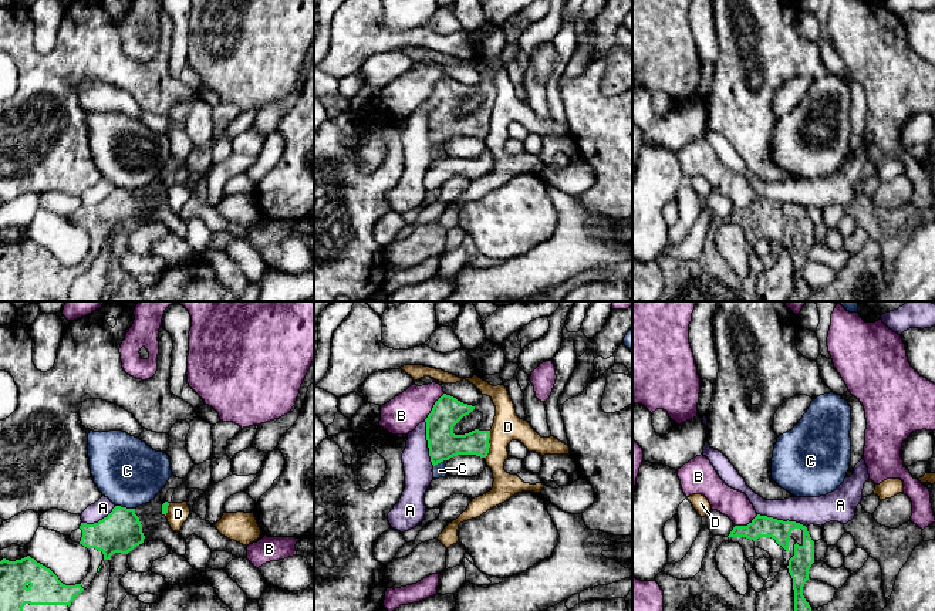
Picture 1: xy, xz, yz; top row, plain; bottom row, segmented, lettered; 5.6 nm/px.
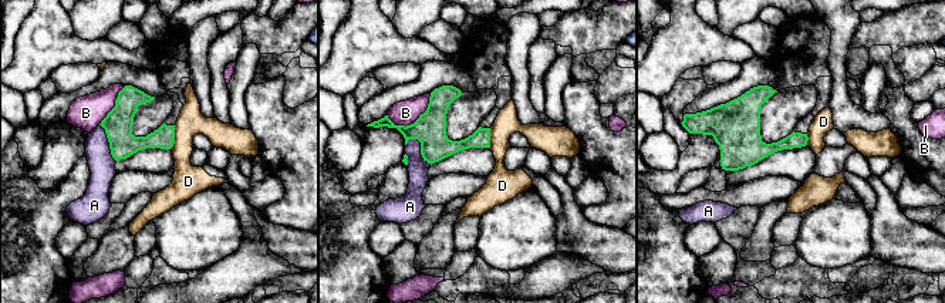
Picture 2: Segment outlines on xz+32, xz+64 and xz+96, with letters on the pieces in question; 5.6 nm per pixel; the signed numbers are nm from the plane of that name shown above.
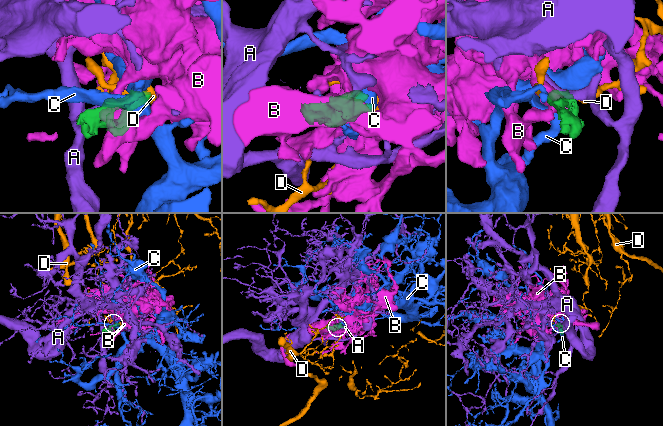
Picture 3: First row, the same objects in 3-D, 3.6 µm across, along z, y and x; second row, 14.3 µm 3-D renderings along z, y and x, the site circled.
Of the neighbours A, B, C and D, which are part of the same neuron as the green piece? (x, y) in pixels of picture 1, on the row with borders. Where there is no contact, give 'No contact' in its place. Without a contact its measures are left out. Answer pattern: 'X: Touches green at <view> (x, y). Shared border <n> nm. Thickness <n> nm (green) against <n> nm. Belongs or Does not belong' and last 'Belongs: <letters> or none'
A: Touches green at yz (782, 520). Shared border 300 nm. Thickness 130 nm (green) against 160 nm. Does not belong
B: Touches green at xz (434, 407). Shared border 200 nm. Thickness 170 nm (green) against 220 nm. Does not belong
C: Touches green at xy (125, 507). Shared border 110 nm. Thickness 240 nm (green) against 380 nm. Does not belong
D: Touches green at xz (489, 445). Shared border 160 nm. Thickness 160 nm (green) against 170 nm. Does not belong
Belongs: none

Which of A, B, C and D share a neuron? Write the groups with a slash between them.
A / B / C / D

